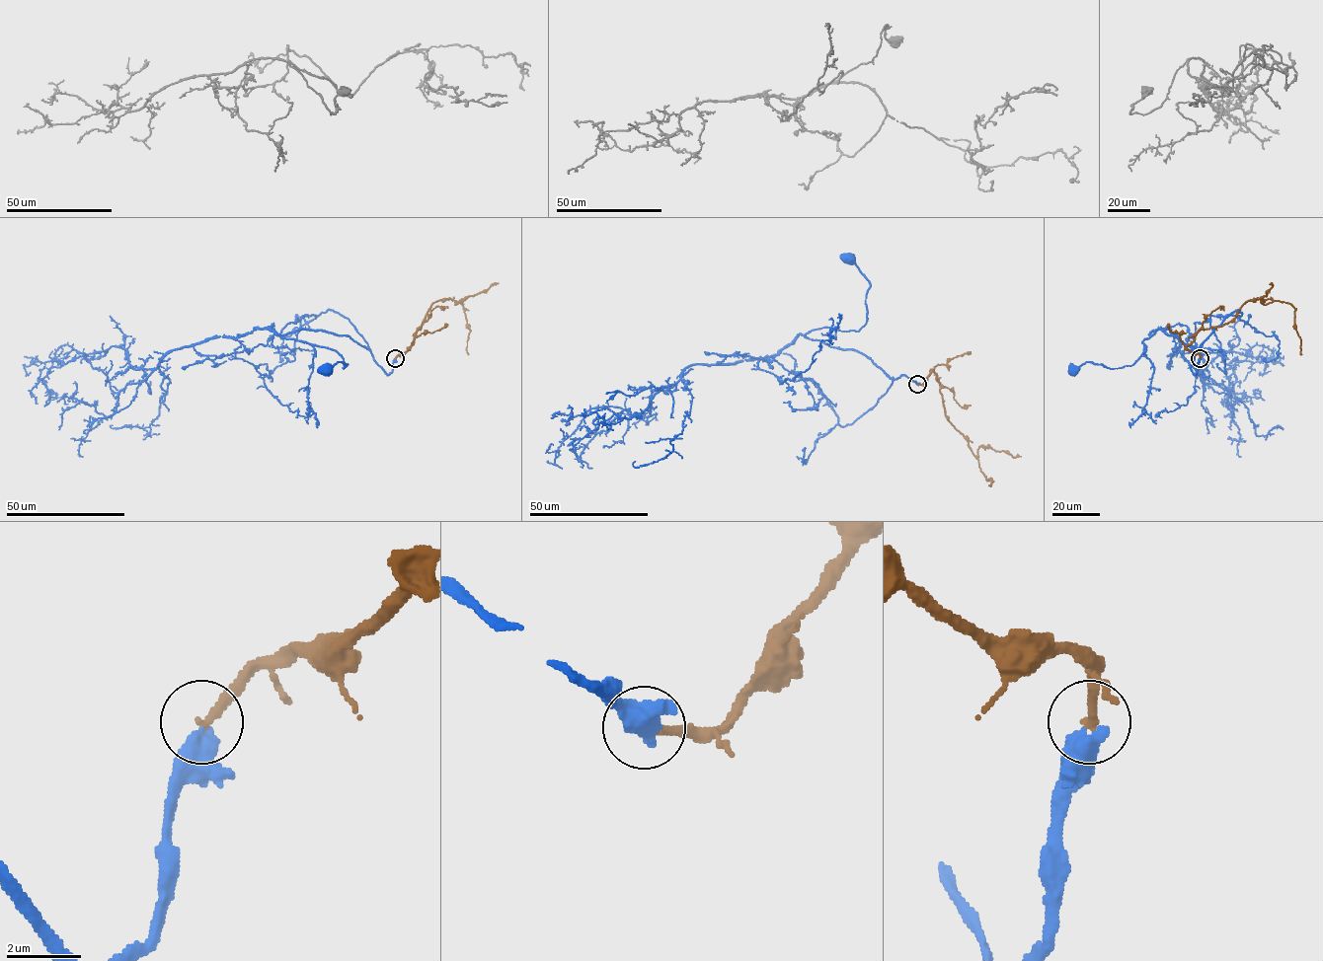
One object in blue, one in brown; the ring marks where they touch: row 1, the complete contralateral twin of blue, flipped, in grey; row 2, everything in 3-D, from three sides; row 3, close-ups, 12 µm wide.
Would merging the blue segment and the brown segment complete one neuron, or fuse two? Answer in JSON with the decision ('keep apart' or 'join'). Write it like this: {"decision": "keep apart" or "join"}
{"decision": "keep apart"}

